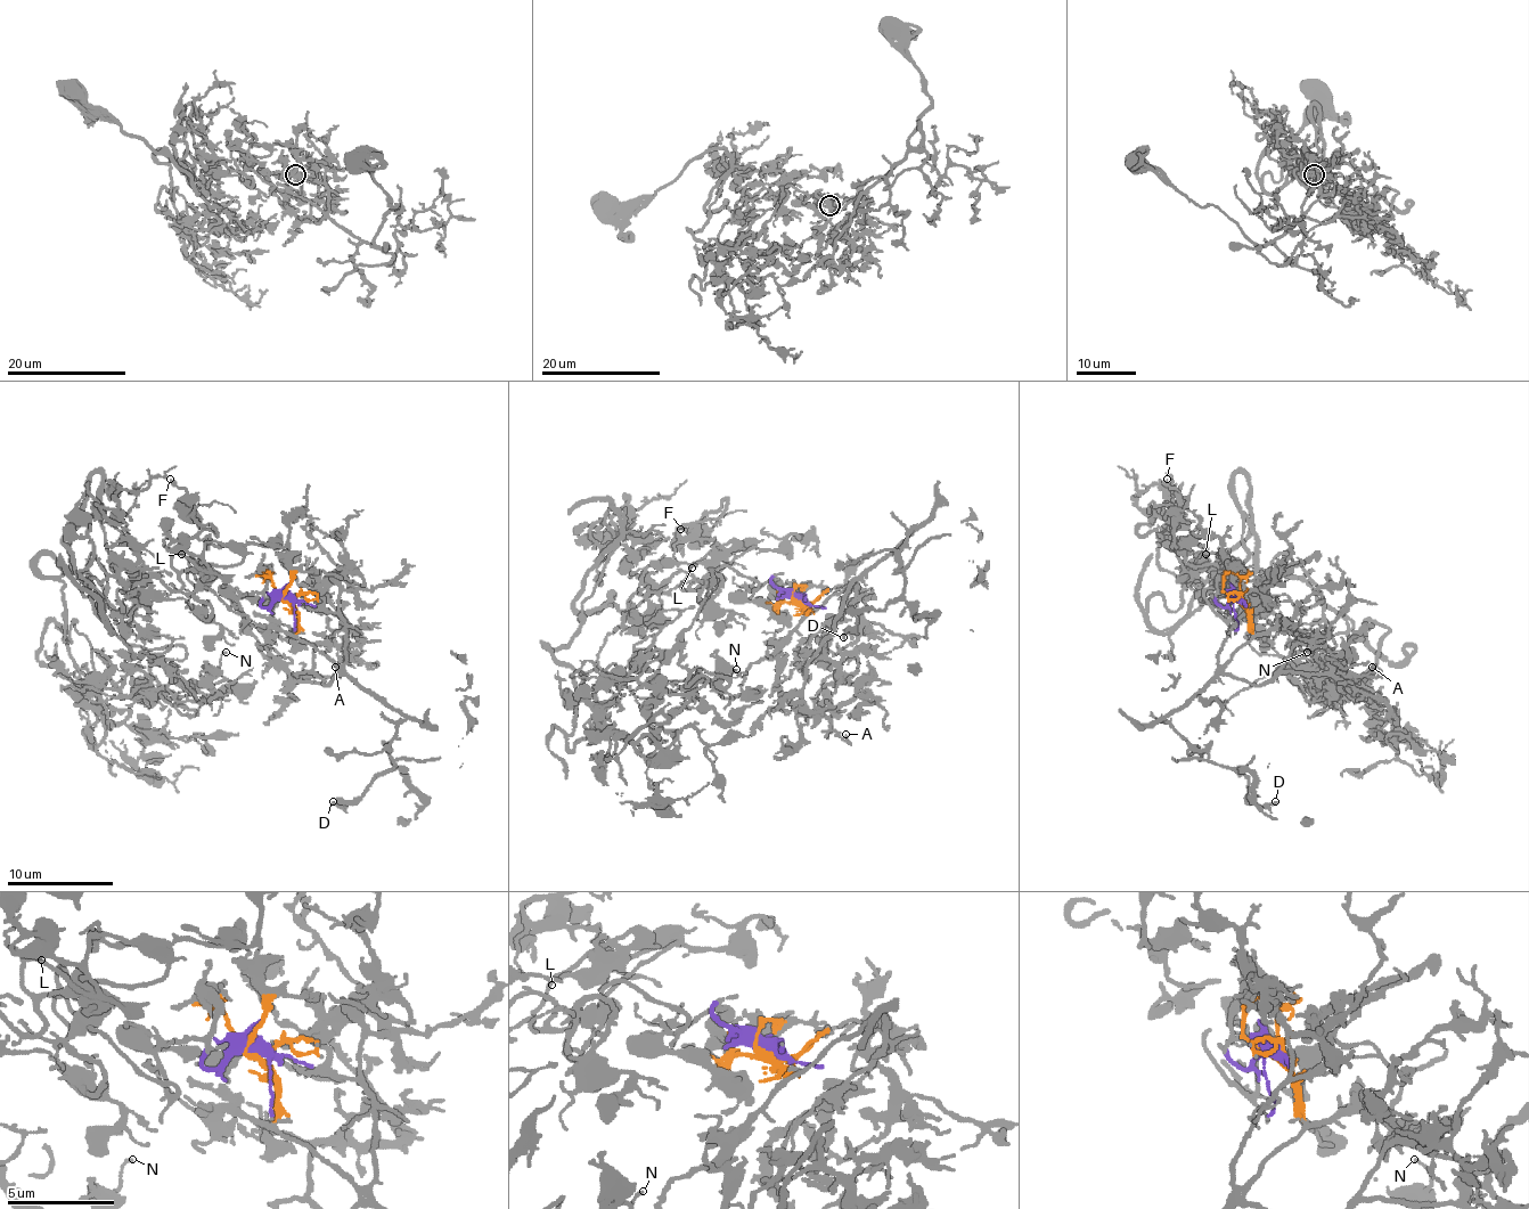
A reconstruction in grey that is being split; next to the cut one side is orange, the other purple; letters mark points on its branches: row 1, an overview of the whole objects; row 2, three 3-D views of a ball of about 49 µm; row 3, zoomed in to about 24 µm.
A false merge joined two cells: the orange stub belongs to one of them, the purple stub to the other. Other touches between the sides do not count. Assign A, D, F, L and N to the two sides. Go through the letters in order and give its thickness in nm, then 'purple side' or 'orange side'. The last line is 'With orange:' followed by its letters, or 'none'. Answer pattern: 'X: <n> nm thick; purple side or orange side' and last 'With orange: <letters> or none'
A: 160 nm thick; orange side
D: 150 nm thick; orange side
F: 240 nm thick; purple side
L: 180 nm thick; purple side
N: 110 nm thick; purple side
With orange: A, D

